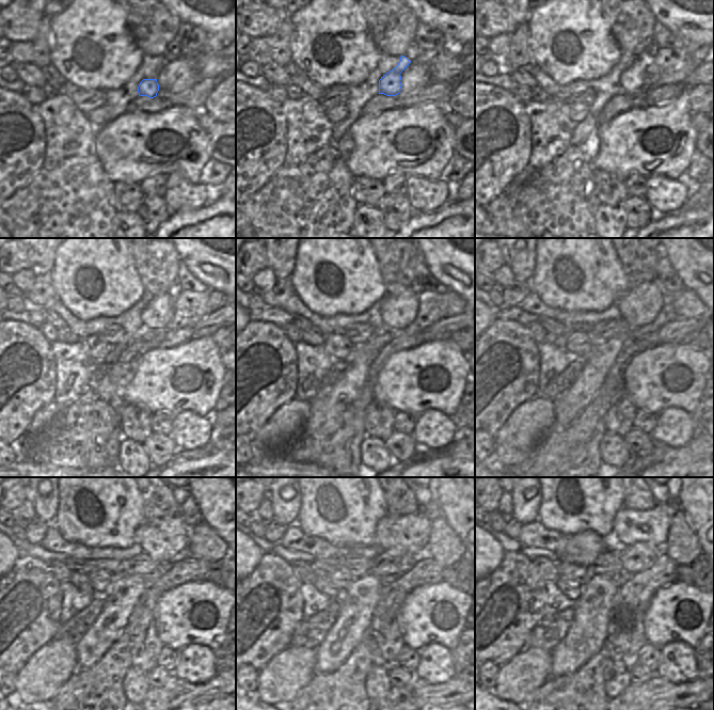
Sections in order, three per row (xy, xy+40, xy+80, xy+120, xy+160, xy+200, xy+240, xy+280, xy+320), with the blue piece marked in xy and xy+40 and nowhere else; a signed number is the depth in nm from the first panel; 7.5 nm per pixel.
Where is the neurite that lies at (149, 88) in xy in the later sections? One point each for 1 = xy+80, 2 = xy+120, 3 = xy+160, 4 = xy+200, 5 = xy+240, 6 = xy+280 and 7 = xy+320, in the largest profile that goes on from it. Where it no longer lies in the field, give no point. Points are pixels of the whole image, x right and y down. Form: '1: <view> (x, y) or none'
1: xy+80 (634, 79)
2: xy+120 (158, 314)
3: xy+160 (397, 311)
4: xy+200 (641, 304)
5: xy+240 (169, 537)
6: xy+280 (411, 533)
7: xy+320 (652, 525)

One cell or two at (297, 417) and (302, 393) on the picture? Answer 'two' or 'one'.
two

